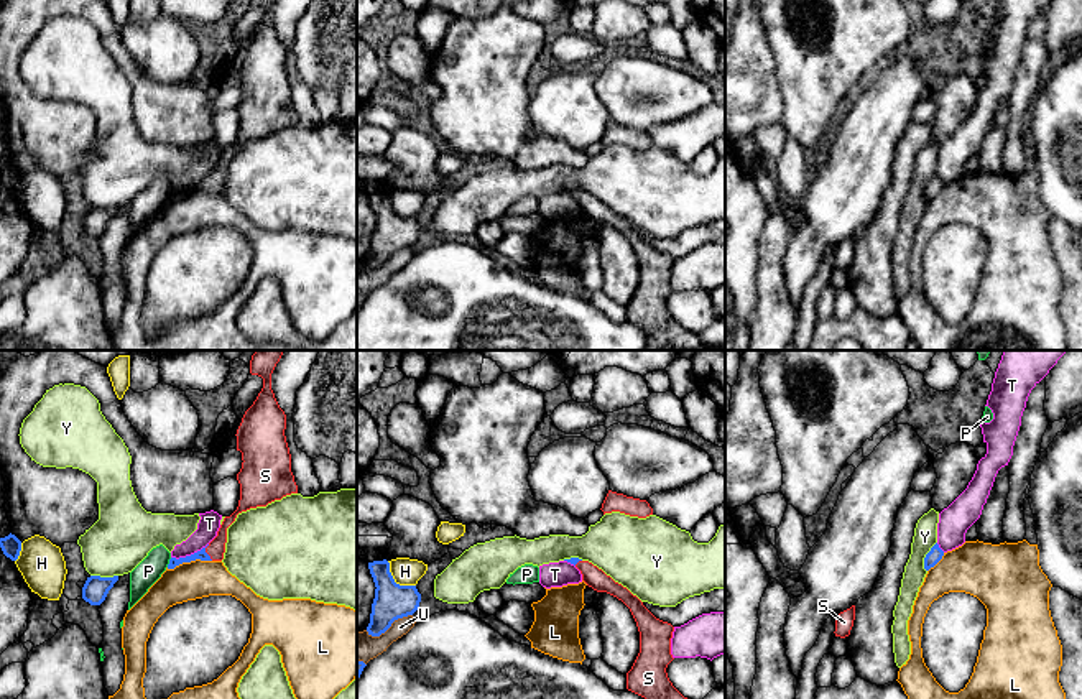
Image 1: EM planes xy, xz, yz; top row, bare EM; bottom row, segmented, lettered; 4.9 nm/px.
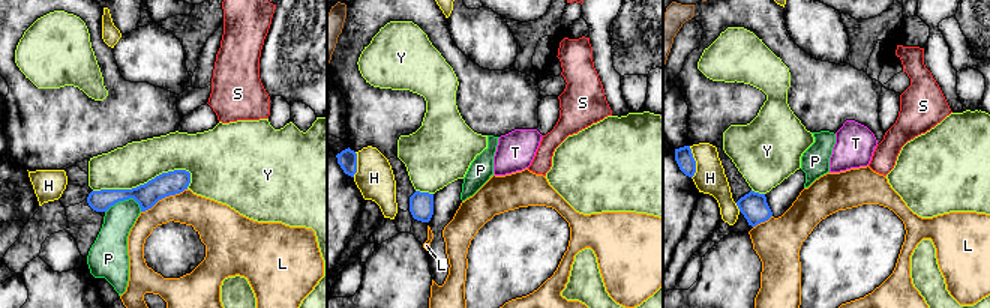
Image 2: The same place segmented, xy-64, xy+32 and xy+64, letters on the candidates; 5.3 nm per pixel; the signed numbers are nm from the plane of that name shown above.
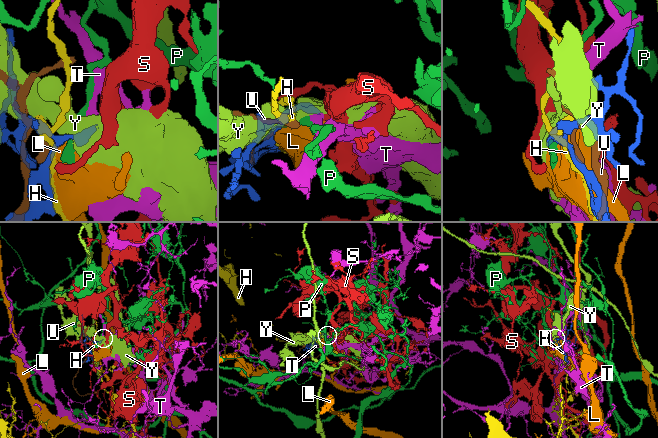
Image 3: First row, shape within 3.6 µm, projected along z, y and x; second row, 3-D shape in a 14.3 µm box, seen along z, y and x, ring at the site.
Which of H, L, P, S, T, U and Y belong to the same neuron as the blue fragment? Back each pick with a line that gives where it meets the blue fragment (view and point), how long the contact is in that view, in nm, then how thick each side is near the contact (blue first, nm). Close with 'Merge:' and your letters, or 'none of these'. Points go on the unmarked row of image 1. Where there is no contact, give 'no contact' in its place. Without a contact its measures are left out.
S: contact xy (206, 185); length 80 nm; calibres 50 and 90 nm
Merge: S

